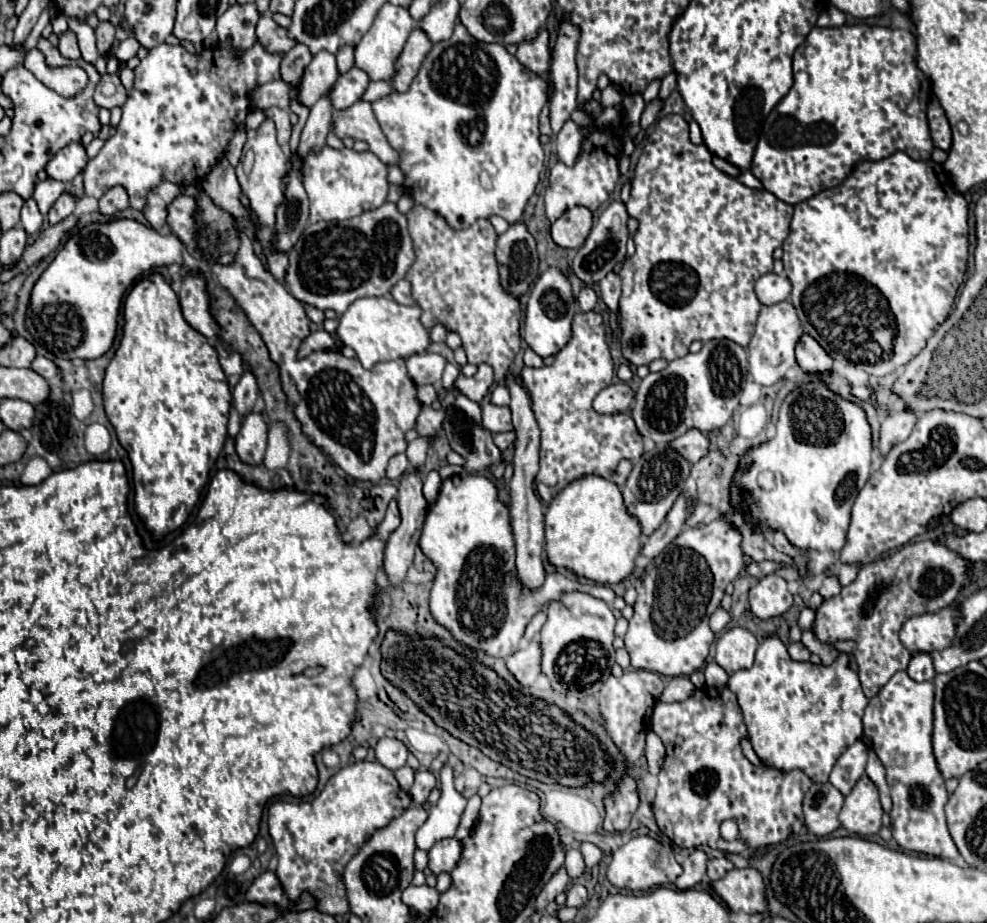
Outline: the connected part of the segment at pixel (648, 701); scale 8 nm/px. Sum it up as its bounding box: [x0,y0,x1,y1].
[597,669,665,765]

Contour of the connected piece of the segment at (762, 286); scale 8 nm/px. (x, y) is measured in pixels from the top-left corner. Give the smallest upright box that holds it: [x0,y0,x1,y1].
[755,273,789,305]

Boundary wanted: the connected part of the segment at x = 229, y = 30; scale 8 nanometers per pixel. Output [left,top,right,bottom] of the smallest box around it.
[217,3,259,49]

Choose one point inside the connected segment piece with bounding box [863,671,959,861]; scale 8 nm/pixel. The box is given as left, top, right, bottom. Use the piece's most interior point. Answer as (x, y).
(899, 719)

